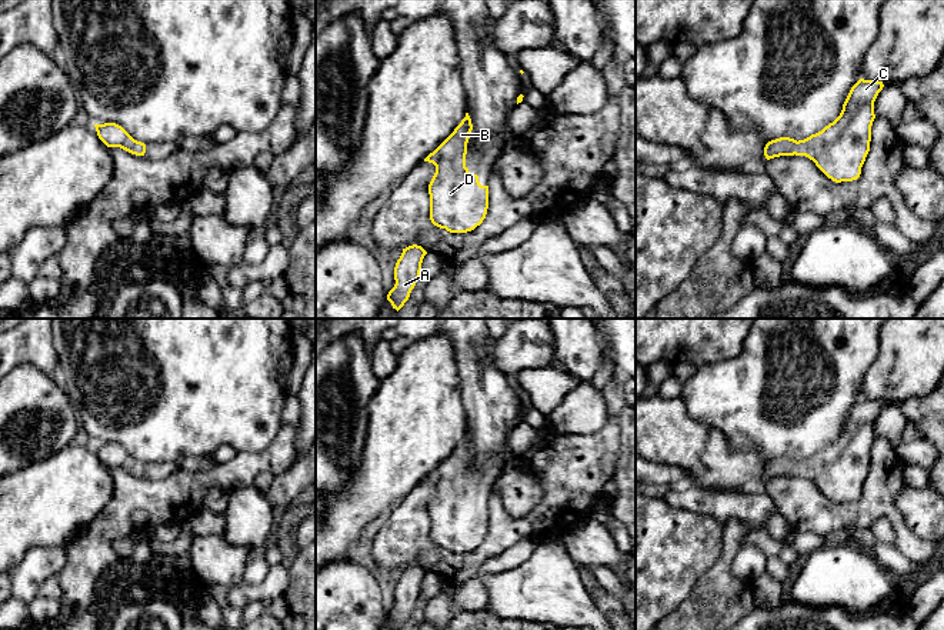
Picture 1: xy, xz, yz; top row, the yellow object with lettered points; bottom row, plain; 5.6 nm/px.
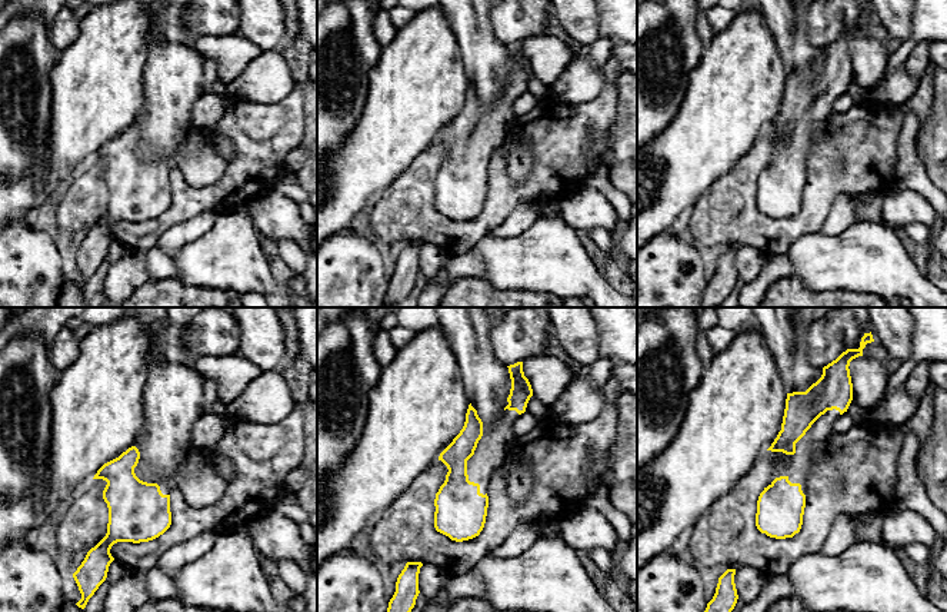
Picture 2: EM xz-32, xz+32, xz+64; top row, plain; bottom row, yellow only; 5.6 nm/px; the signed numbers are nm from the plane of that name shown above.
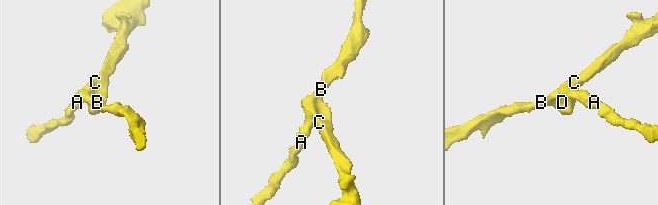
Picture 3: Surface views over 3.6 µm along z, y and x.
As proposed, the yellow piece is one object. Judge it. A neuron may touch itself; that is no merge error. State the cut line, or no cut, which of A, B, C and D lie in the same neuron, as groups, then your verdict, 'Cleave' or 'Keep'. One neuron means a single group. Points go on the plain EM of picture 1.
No split. Groups: A B C D. Keep

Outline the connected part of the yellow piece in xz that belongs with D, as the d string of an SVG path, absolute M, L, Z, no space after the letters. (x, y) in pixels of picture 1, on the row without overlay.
M468 433L454 451L424 481L436 486L428 504L430 540L434 546L450 553L467 553L483 543L488 529L488 506L481 506L478 496L466 487L467 463L473 450Z

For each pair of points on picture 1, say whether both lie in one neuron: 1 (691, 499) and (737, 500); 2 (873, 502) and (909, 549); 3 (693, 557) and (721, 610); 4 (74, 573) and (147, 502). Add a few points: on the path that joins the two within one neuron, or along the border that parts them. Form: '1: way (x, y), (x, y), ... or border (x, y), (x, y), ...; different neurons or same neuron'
1: way (703, 500), (726, 500); same neuron
2: way (886, 510), (897, 522), (904, 536); same neuron
3: border (721, 546), (720, 556), (699, 577), (683, 602); different neurons
4: way (90, 553), (127, 514); same neuron

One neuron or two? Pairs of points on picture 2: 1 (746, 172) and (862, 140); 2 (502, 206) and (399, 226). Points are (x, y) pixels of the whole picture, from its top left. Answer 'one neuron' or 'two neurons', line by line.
1: one neuron
2: one neuron

